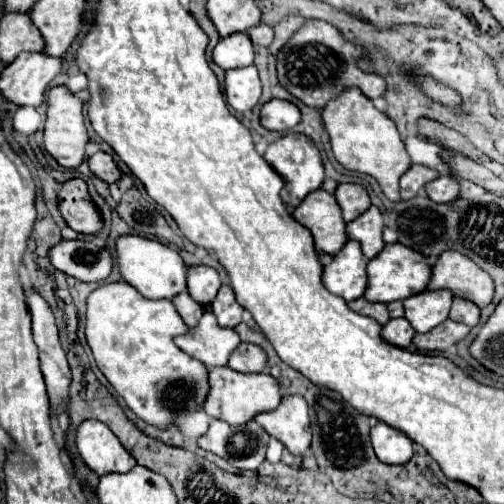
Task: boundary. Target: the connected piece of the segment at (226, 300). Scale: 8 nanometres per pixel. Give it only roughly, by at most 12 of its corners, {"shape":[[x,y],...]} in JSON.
{"shape":[[222,285],[212,311],[222,327],[242,321],[242,305],[236,303],[230,285]]}

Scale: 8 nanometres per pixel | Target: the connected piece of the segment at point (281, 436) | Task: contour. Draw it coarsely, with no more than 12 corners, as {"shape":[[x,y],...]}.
{"shape":[[282,397],[256,421],[292,455],[312,443],[308,403]]}

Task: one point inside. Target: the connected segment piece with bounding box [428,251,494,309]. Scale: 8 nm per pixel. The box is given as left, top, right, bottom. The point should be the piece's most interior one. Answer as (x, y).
(453, 271)

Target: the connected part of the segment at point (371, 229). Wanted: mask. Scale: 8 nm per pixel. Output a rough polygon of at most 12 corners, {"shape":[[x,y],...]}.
{"shape":[[374,205],[346,227],[366,259],[384,249],[384,219]]}

